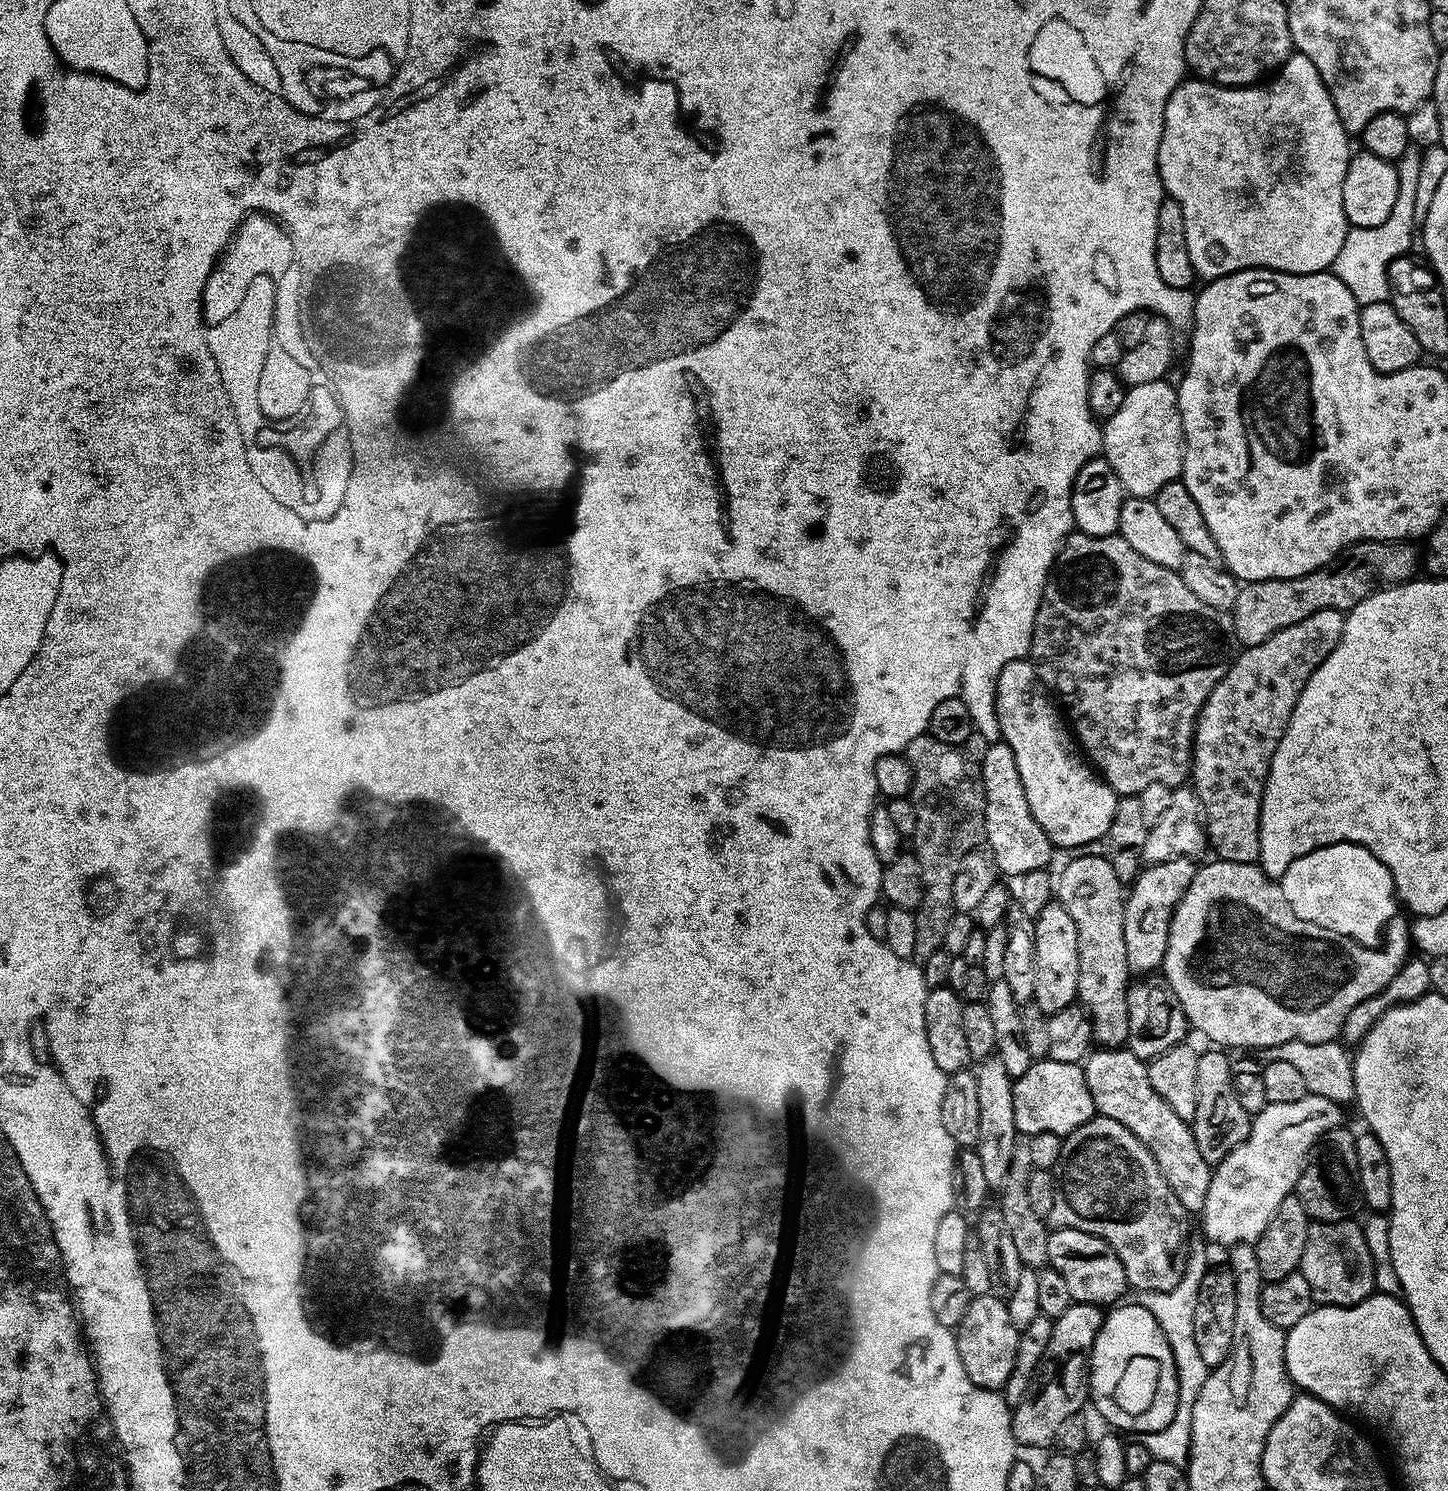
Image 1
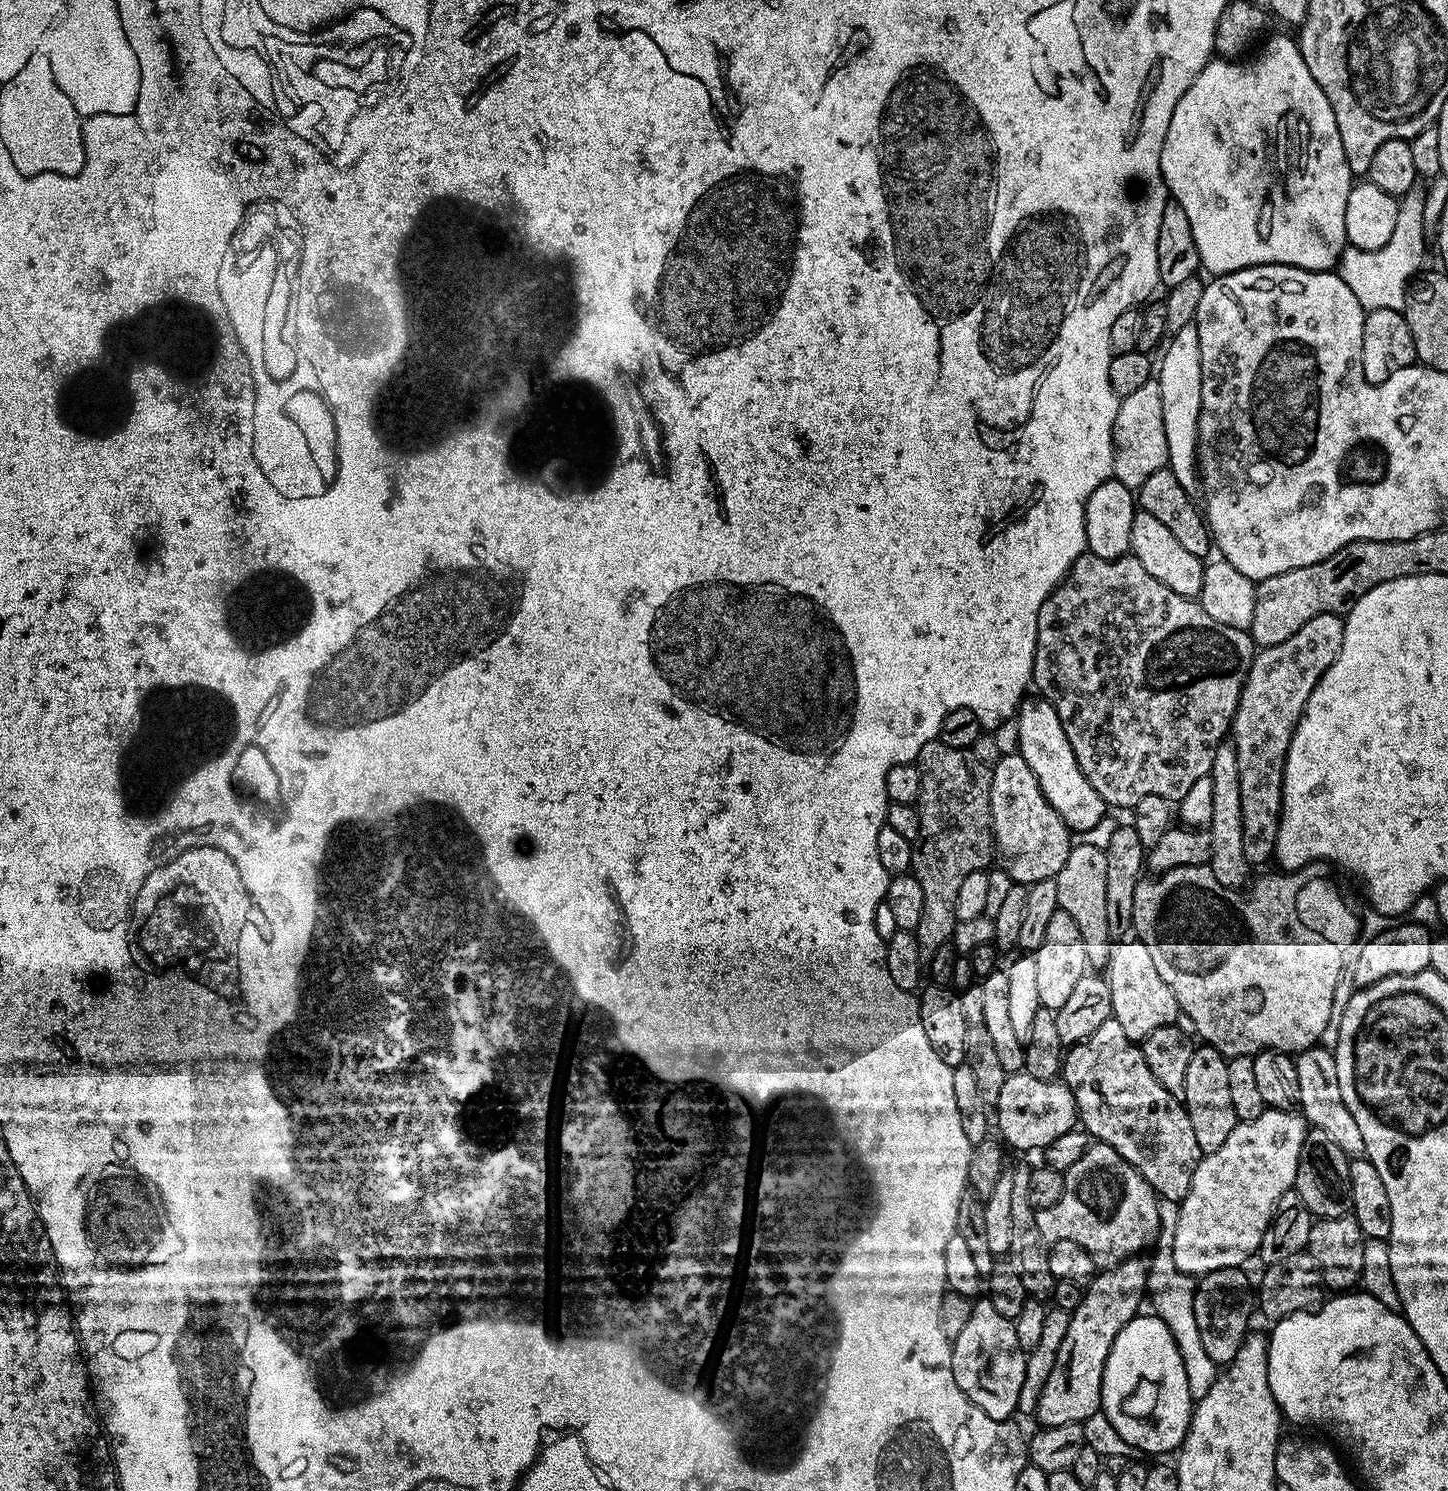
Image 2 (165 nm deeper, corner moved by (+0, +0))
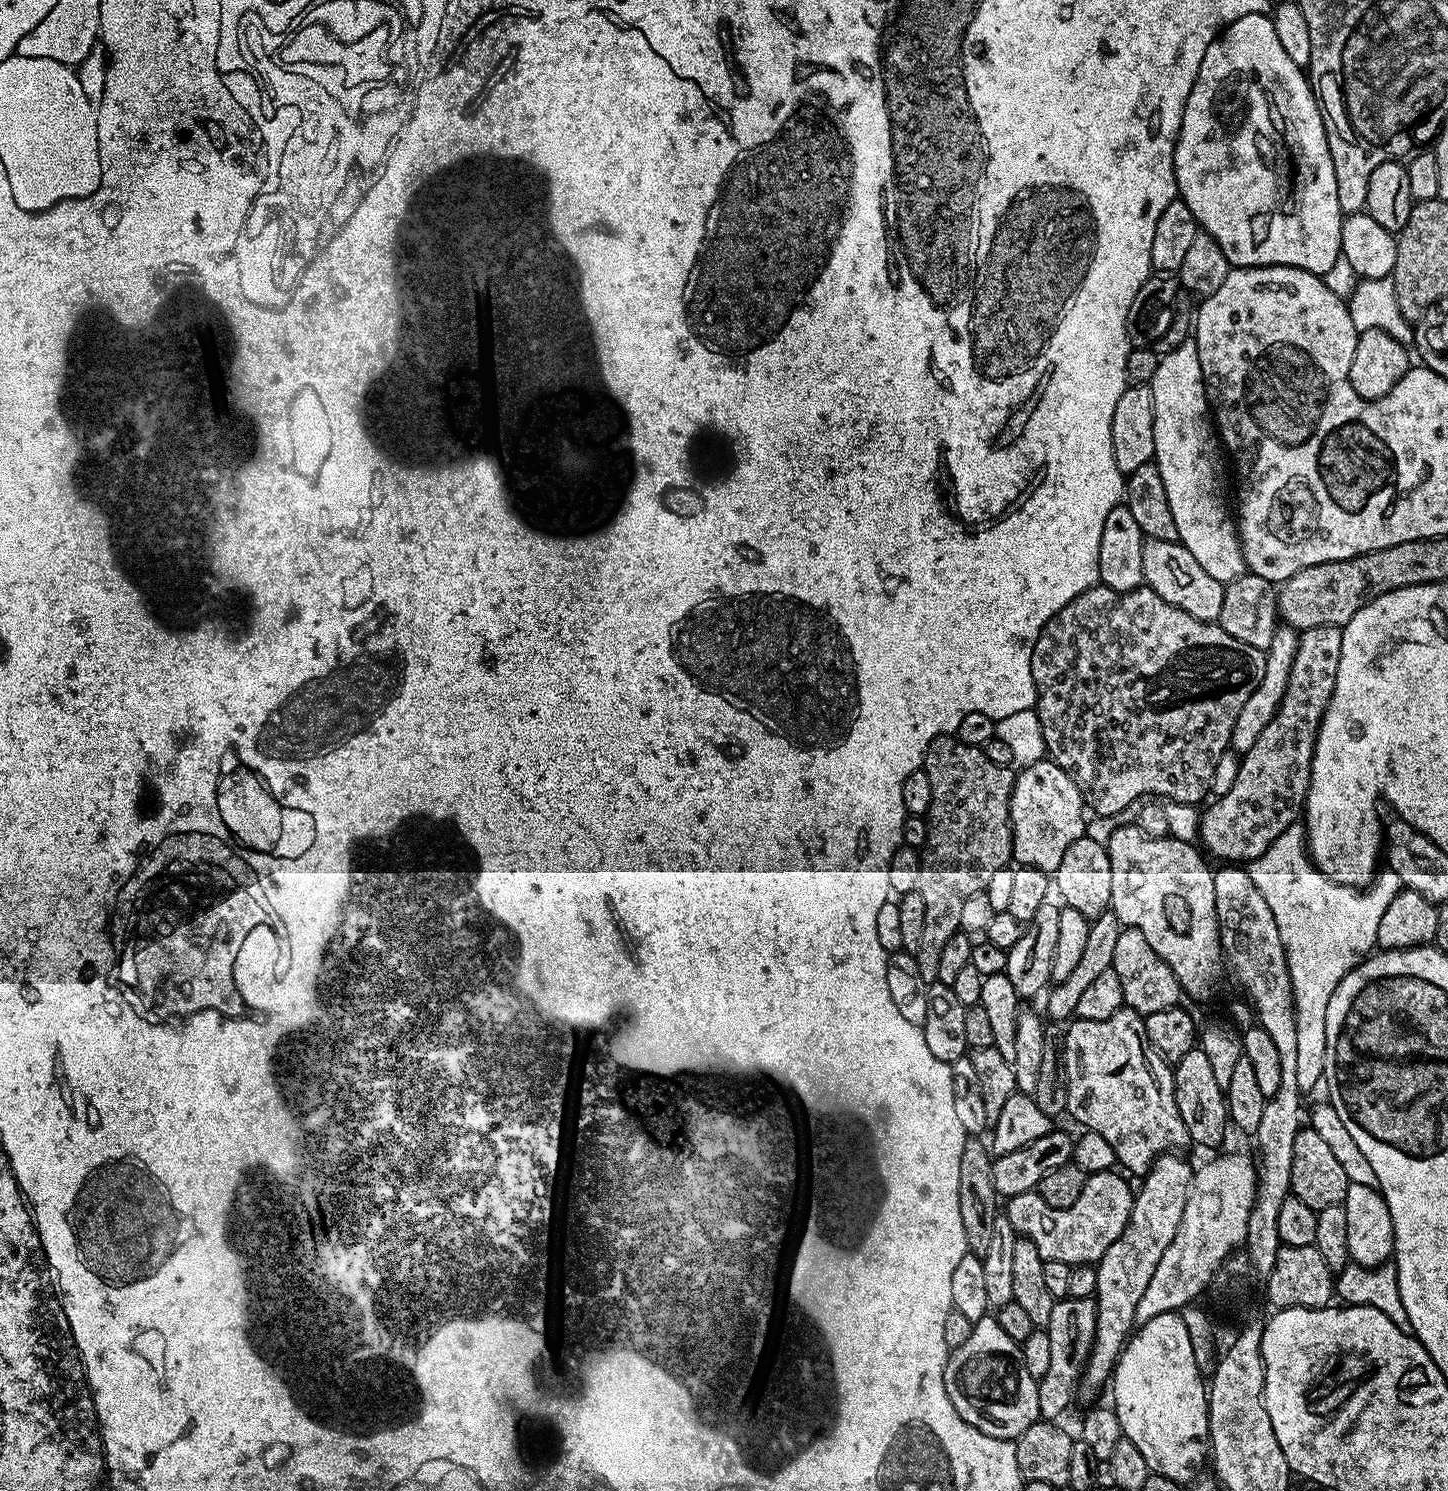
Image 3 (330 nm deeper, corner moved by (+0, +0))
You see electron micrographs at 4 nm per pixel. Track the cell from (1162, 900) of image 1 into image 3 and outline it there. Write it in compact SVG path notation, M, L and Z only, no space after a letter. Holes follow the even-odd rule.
M1338 624L1314 626L1300 632L1298 654L1294 658L1294 666L1290 666L1290 682L1280 703L1280 711L1276 713L1270 726L1266 726L1266 730L1258 734L1258 742L1254 742L1254 746L1250 746L1250 750L1243 753L1238 778L1234 778L1234 786L1230 786L1226 794L1215 797L1212 802L1214 804L1208 809L1203 809L1198 840L1206 852L1208 847L1209 857L1217 856L1220 862L1254 861L1266 854L1266 850L1270 850L1278 837L1301 819L1310 786L1316 735L1326 714L1326 706L1334 694L1334 682L1338 678L1343 633L1343 627Z

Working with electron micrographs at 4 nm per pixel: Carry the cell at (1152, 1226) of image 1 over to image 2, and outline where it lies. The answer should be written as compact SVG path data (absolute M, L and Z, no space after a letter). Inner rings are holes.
M1089 1143L1086 1154L1082 1154L1082 1158L1078 1158L1078 1162L1074 1162L1074 1166L1070 1166L1063 1174L1064 1189L1060 1201L1049 1208L1039 1209L1036 1214L1038 1230L1049 1245L1063 1240L1078 1242L1082 1250L1092 1255L1094 1263L1105 1269L1133 1259L1137 1254L1143 1253L1140 1252L1143 1248L1148 1248L1155 1242L1156 1235L1160 1232L1161 1201L1150 1182L1146 1182L1146 1178L1142 1178L1142 1174L1138 1174L1138 1170L1130 1166L1130 1162L1122 1158L1122 1154L1118 1154L1118 1150L1114 1150L1109 1144Z

